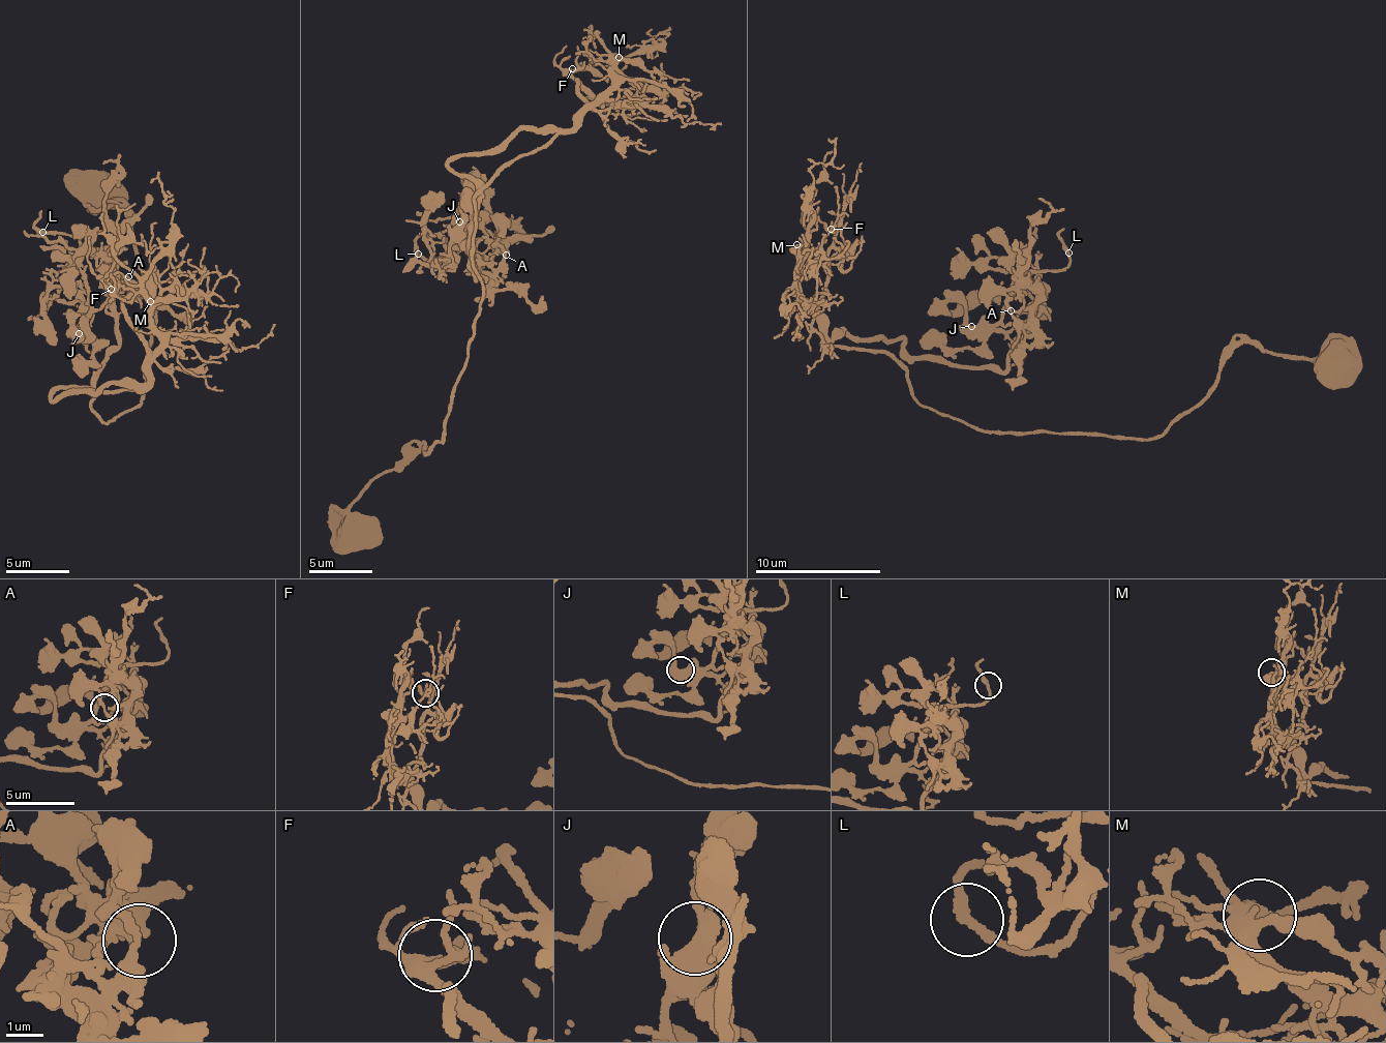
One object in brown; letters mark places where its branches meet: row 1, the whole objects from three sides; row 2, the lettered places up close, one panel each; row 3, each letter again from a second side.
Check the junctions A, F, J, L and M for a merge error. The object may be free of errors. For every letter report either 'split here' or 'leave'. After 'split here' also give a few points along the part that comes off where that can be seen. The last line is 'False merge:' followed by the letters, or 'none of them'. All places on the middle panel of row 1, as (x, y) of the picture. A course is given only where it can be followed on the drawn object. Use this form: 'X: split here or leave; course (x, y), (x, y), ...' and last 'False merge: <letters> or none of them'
A: split here; course (507, 255), (499, 246), (491, 265), (470, 248), (470, 239), (434, 254), (425, 216), (433, 195), (442, 191)
F: leave
J: leave
L: leave
M: leave
False merge: A

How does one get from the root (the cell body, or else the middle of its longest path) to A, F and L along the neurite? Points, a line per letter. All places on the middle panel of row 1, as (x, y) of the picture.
A: (353, 532), (357, 495), (446, 431), (483, 299), (472, 257), (477, 194), (462, 241), (484, 263), (507, 255)
F: (353, 532), (357, 495), (446, 431), (483, 299), (473, 199), (579, 116), (589, 100), (572, 68)
L: (353, 532), (357, 495), (446, 431), (483, 299), (472, 257), (481, 196), (459, 255), (443, 265), (417, 254)

